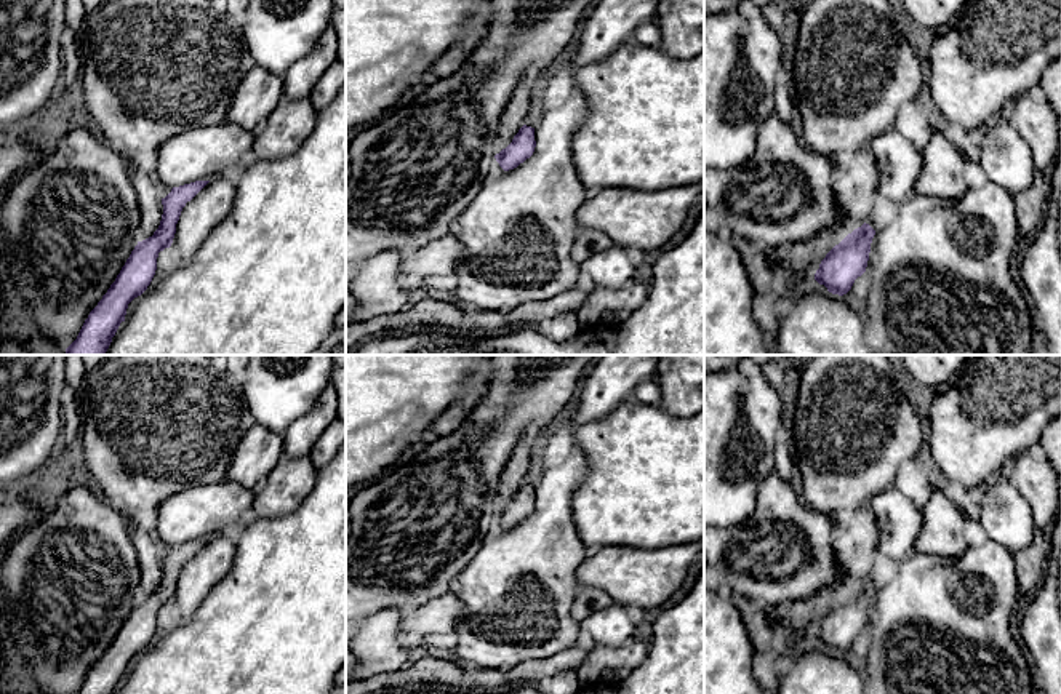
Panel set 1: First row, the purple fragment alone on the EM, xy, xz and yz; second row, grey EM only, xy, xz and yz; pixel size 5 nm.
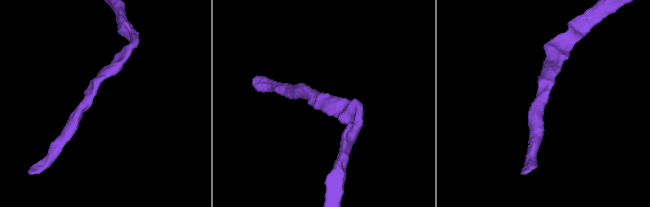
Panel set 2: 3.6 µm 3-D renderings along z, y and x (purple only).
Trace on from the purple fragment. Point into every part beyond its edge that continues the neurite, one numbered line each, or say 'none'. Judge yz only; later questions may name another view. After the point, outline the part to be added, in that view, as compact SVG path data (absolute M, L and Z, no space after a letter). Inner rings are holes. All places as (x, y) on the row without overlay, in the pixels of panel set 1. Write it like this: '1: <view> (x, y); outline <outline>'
none

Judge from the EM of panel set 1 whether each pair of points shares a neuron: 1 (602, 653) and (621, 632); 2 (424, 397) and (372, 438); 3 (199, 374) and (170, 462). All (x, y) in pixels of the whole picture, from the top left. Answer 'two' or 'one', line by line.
1: two
2: one
3: one

